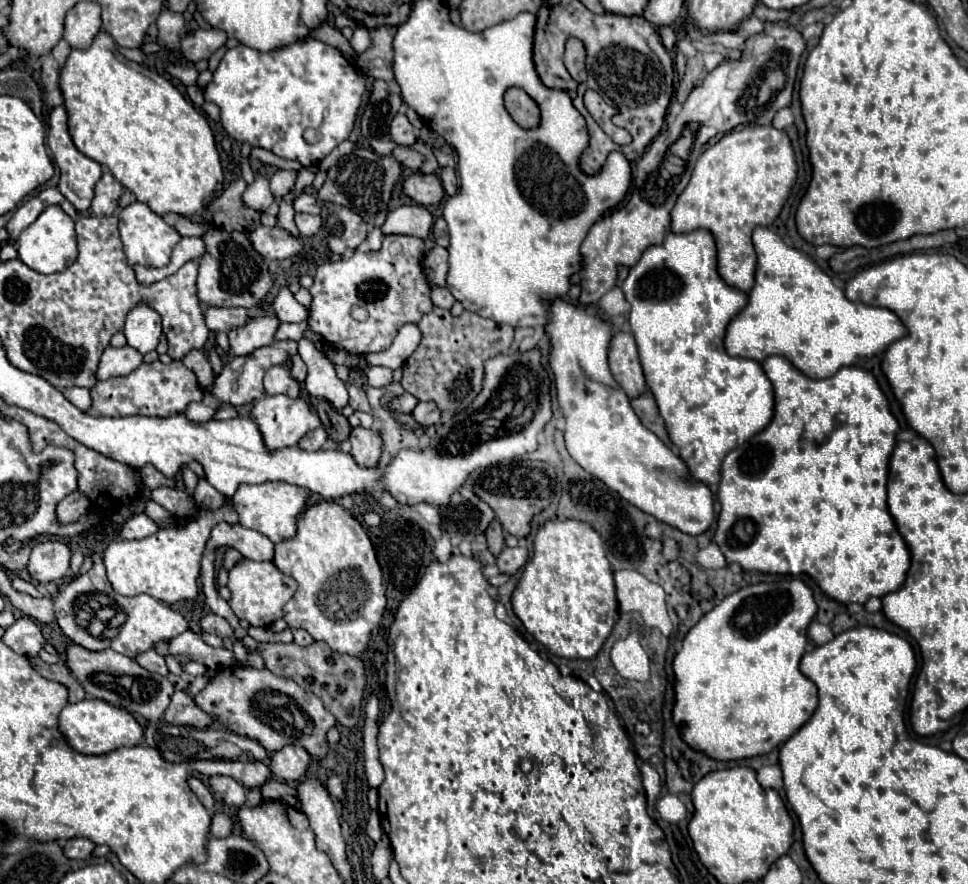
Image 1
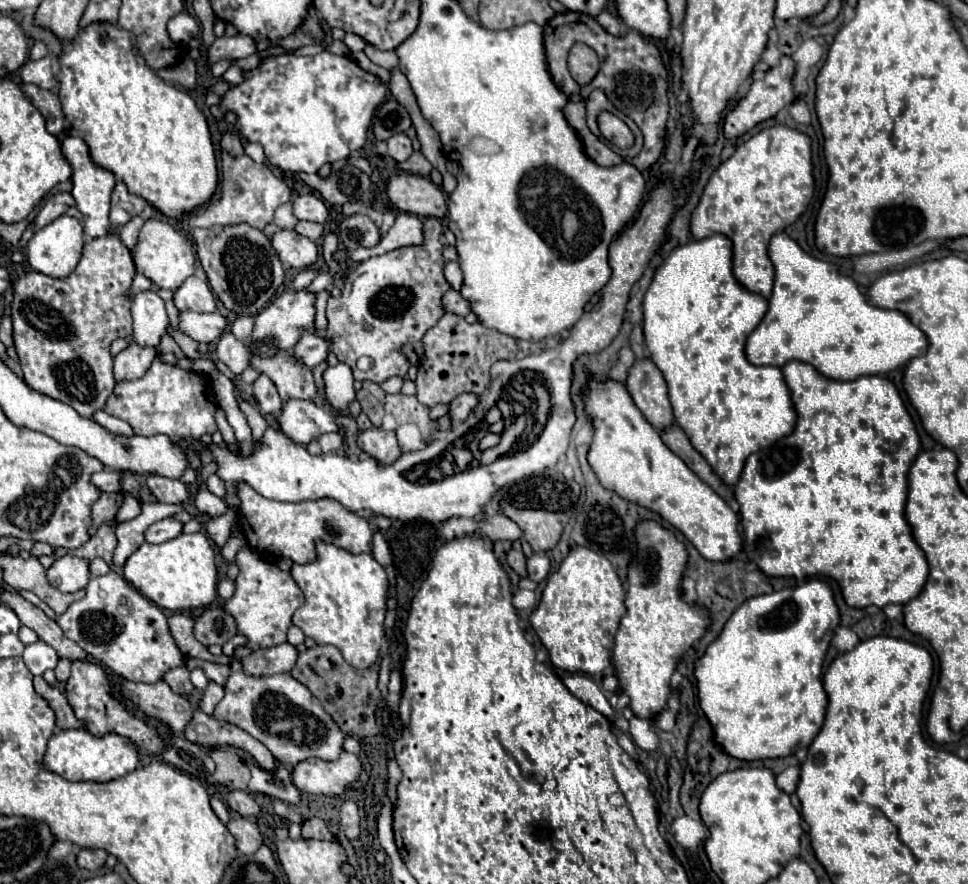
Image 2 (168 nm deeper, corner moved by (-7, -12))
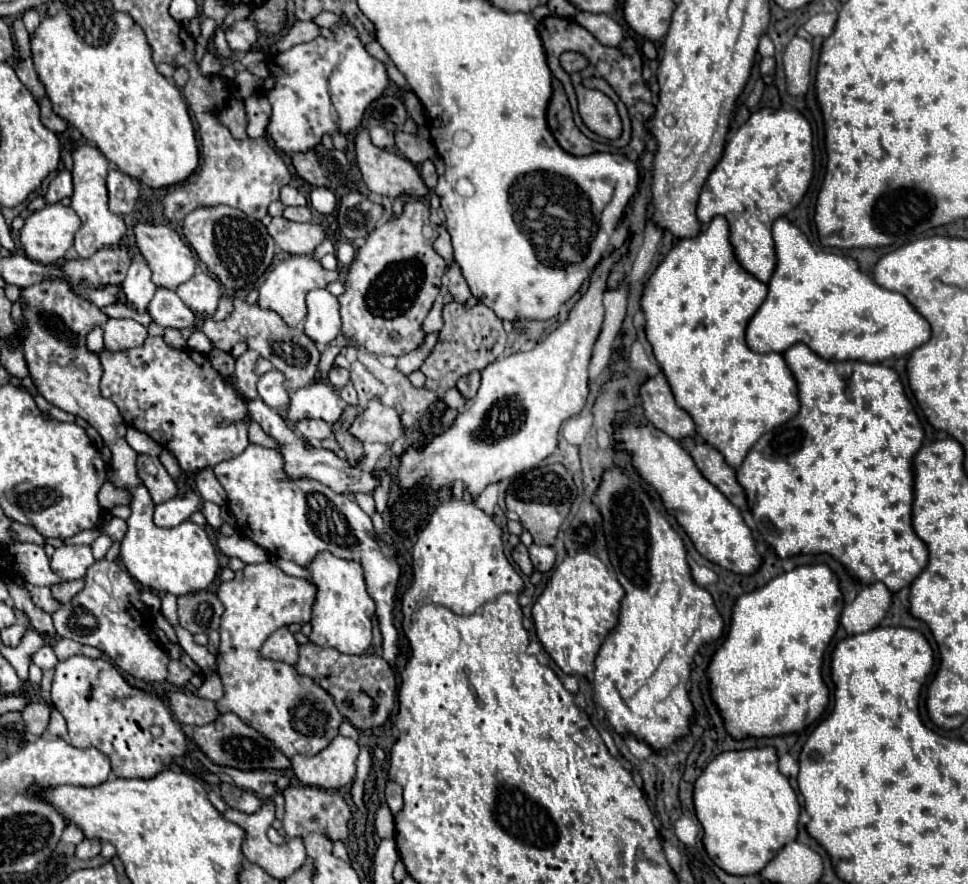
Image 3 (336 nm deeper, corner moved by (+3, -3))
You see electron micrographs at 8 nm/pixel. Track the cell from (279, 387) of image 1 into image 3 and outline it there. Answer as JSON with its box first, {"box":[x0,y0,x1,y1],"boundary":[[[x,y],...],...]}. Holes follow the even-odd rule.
{"box":[201,297,321,393],"boundary":[[[235,297],[233,301],[235,301],[235,309],[227,319],[223,319],[223,321],[205,319],[201,325],[201,331],[211,339],[213,347],[231,351],[231,347],[235,343],[247,341],[249,349],[259,351],[263,359],[271,361],[273,367],[285,375],[285,387],[289,389],[289,393],[309,385],[311,379],[315,377],[319,357],[321,357],[315,341],[311,341],[303,333],[303,329],[289,327],[275,311],[259,307],[259,303],[247,303],[247,299],[241,299],[241,297]]]}

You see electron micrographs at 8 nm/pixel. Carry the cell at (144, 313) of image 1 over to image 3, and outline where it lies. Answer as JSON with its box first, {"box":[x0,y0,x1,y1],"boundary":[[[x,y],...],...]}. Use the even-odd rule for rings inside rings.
{"box":[121,253,157,313],"boundary":[[[137,253],[135,259],[131,261],[131,267],[121,287],[127,299],[133,303],[133,309],[137,309],[139,313],[145,313],[145,307],[149,305],[149,299],[153,299],[153,291],[157,287],[151,281],[151,269],[141,253]]]}

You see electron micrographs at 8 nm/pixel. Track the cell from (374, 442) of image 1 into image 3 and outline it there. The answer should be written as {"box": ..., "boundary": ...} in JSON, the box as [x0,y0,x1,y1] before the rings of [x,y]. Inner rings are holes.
{"box":[351,399,403,445],"boundary":[[[371,399],[369,407],[355,419],[351,431],[363,443],[381,441],[391,445],[403,435],[403,423],[395,407],[383,405],[381,399]]]}

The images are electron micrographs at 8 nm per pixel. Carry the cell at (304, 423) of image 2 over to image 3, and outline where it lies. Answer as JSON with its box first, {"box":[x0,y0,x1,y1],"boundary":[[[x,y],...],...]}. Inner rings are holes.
{"box":[289,383,343,423],"boundary":[[[313,383],[301,387],[291,393],[289,419],[323,419],[327,423],[335,423],[343,413],[343,405],[339,407],[339,395],[335,387],[329,383]]]}

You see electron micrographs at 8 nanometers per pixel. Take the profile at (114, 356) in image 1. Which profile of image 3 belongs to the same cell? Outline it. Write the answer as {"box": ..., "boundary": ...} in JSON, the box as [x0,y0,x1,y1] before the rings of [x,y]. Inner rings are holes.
{"box":[103,319,147,351],"boundary":[[[109,319],[103,325],[105,349],[121,351],[129,347],[139,347],[147,339],[147,329],[133,319]]]}

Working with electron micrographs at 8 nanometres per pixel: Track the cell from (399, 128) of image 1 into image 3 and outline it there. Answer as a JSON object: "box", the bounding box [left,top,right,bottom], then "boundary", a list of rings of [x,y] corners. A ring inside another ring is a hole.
{"box":[371,127,395,149],"boundary":[[[371,127],[371,141],[381,147],[381,149],[395,149],[395,139],[393,139],[393,131],[387,131],[383,127]]]}

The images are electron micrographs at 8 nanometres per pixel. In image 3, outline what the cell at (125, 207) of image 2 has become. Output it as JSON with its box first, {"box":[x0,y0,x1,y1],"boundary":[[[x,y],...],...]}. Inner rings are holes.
{"box":[107,169,139,215],"boundary":[[[111,169],[107,175],[107,189],[109,189],[109,209],[117,215],[127,215],[133,211],[139,187],[137,183],[121,173],[119,169]]]}

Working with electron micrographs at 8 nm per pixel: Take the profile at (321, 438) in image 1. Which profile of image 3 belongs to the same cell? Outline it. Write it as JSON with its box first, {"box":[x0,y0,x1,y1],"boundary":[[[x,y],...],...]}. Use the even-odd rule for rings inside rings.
{"box":[297,419,331,441],"boundary":[[[303,419],[303,421],[297,421],[297,429],[309,441],[321,441],[321,439],[331,437],[331,425],[325,421]]]}

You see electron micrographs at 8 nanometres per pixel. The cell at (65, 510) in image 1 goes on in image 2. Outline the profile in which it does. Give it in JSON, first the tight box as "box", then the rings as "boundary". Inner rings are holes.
{"box":[89,492,123,536],"boundary":[[[103,492],[97,502],[91,508],[91,526],[89,526],[89,534],[93,536],[97,532],[97,528],[107,520],[115,520],[115,514],[119,510],[119,504],[123,502],[123,494],[107,494]]]}

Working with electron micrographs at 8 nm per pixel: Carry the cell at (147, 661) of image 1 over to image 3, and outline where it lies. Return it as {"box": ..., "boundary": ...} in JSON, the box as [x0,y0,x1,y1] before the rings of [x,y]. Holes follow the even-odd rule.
{"box":[167,661,195,687],"boundary":[[[171,661],[171,663],[169,663],[169,677],[167,677],[169,683],[181,687],[181,685],[187,685],[193,675],[195,675],[195,673],[193,673],[187,665],[183,665],[181,661]]]}

